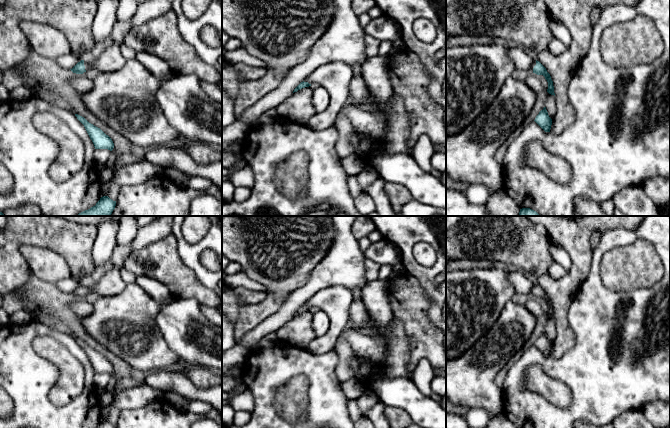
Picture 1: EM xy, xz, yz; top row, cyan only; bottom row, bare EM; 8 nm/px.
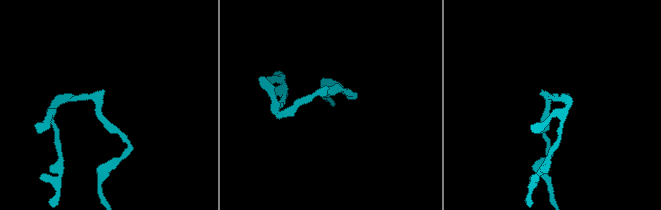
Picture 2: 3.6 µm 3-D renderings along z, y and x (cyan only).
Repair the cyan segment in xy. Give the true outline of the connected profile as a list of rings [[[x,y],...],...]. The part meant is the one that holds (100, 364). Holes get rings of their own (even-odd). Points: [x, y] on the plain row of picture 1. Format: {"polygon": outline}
{"polygon": [[[75,338],[75,340],[84,349],[90,363],[94,368],[95,373],[113,374],[114,367],[108,359],[106,359],[100,352],[89,347],[84,341],[78,338]]]}

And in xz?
{"polygon": [[[331,286],[319,290],[293,315],[309,311],[318,307],[324,311],[329,319],[329,330],[320,337],[316,337],[308,345],[307,350],[314,354],[325,354],[334,350],[336,342],[349,320],[349,308],[353,301],[352,291],[344,286]]]}

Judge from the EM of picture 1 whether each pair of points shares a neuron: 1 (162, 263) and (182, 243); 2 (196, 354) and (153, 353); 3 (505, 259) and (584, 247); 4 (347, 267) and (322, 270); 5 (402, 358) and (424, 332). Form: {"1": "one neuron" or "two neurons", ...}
{"1": "two neurons", "2": "two neurons", "3": "two neurons", "4": "one neuron", "5": "two neurons"}

